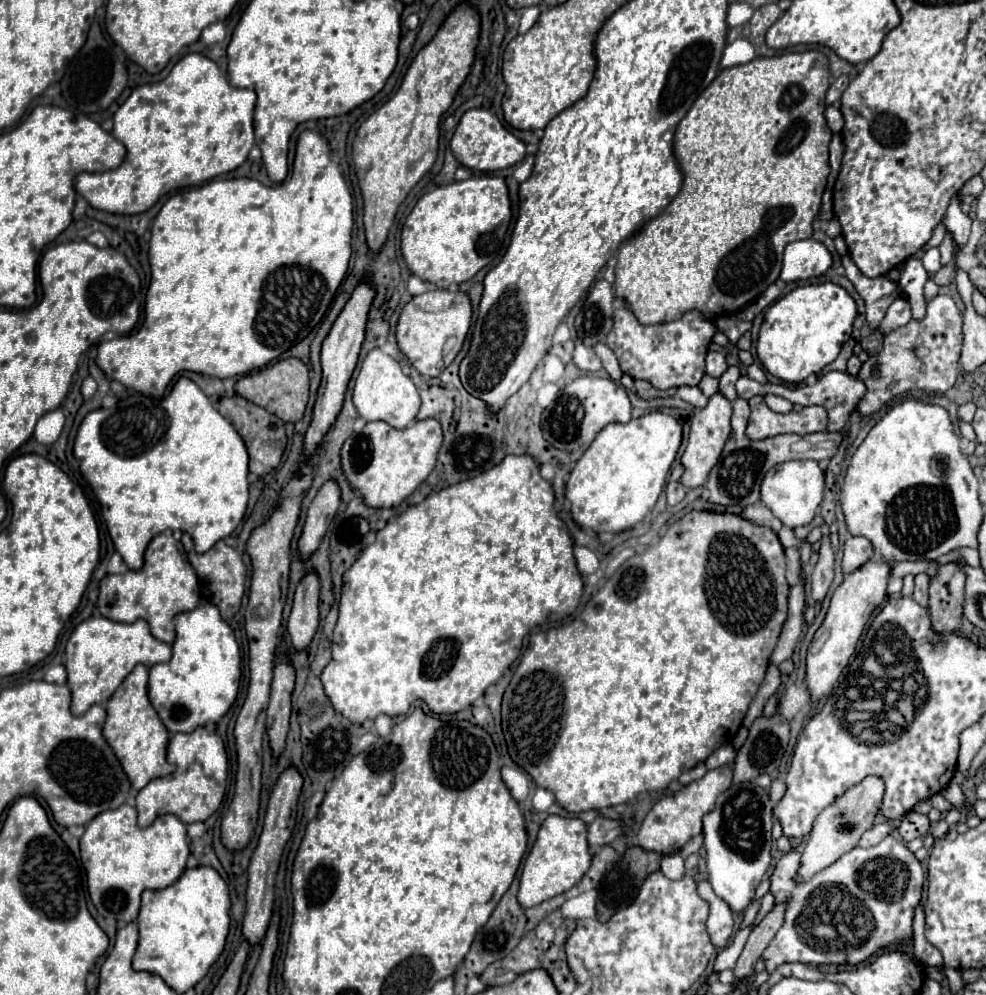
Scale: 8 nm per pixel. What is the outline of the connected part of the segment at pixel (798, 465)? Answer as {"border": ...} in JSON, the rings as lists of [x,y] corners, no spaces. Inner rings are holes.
{"border":[[[786,461],[772,467],[762,481],[764,505],[790,529],[812,523],[824,499],[824,473],[816,461]]]}

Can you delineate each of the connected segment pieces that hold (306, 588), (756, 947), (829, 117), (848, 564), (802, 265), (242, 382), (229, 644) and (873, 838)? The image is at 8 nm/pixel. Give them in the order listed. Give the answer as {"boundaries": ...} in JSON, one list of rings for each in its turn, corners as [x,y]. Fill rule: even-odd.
{"boundaries":[[[[314,571],[306,573],[296,587],[292,613],[288,619],[288,637],[294,649],[306,649],[318,629],[318,595],[320,579]]],[[[774,903],[772,911],[752,929],[746,947],[742,951],[742,955],[738,957],[738,963],[734,967],[734,979],[742,979],[742,977],[750,977],[754,973],[754,965],[756,961],[762,957],[764,949],[768,947],[768,943],[772,941],[772,937],[778,933],[780,925],[784,925],[784,913],[786,913],[788,903]]],[[[828,105],[826,107],[826,121],[828,121],[828,127],[834,131],[834,133],[840,133],[842,127],[844,127],[844,117],[842,117],[842,111],[838,105]]],[[[848,537],[844,543],[842,569],[844,573],[852,573],[872,557],[874,557],[874,549],[866,537]]],[[[814,239],[794,241],[784,251],[784,265],[780,279],[782,281],[800,281],[824,275],[832,267],[832,253]]],[[[282,359],[260,371],[244,375],[236,383],[236,393],[250,403],[264,407],[284,423],[296,423],[302,419],[308,403],[308,367],[300,359]]],[[[198,605],[194,611],[180,613],[174,617],[176,625],[176,641],[172,649],[172,659],[168,663],[158,663],[150,667],[150,683],[148,683],[148,695],[150,701],[160,715],[162,723],[172,733],[192,733],[196,727],[218,723],[226,711],[234,705],[238,697],[240,687],[240,647],[234,639],[232,627],[220,617],[216,605]]],[[[882,823],[882,825],[874,825],[872,829],[868,829],[868,833],[864,833],[864,837],[860,839],[860,847],[872,847],[878,845],[894,827],[890,823]]]]}

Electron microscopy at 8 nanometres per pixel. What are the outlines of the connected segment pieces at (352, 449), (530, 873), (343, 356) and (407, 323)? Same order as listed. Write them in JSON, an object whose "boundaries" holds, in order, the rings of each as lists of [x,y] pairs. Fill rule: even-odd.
{"boundaries":[[[[430,417],[416,421],[406,429],[394,429],[384,421],[366,423],[360,433],[352,433],[340,455],[342,469],[350,481],[350,487],[358,491],[370,507],[396,507],[414,489],[426,481],[436,465],[436,453],[442,445],[440,423]]],[[[548,815],[522,867],[520,889],[518,889],[520,905],[534,907],[546,899],[552,899],[554,895],[572,889],[584,877],[590,863],[592,863],[592,853],[588,849],[588,825],[578,817]]],[[[364,281],[358,283],[352,297],[344,305],[342,313],[334,321],[328,337],[322,343],[322,373],[324,373],[324,377],[322,377],[322,383],[320,383],[320,389],[318,389],[318,399],[316,399],[316,405],[314,405],[314,419],[312,419],[312,423],[306,431],[306,437],[304,437],[304,455],[306,457],[310,457],[316,451],[318,443],[330,431],[330,427],[334,425],[334,421],[336,421],[336,417],[342,409],[344,391],[348,387],[348,381],[352,377],[352,371],[356,367],[360,347],[362,347],[362,341],[364,341],[372,297],[376,297],[376,293],[372,293],[372,289],[368,289],[368,285],[364,285]]],[[[434,289],[422,295],[416,295],[408,301],[408,305],[402,309],[398,327],[396,327],[396,339],[402,349],[402,353],[410,359],[410,363],[422,373],[422,375],[440,375],[444,363],[444,345],[450,337],[458,339],[458,345],[462,347],[468,329],[472,323],[472,303],[470,297],[462,291],[446,291],[446,289]]]]}

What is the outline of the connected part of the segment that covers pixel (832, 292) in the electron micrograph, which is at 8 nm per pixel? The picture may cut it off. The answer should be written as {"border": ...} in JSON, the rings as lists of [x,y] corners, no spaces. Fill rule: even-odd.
{"border":[[[816,283],[796,287],[766,309],[756,343],[758,359],[774,377],[786,383],[800,383],[838,357],[842,345],[850,339],[854,317],[856,303],[840,285]]]}

